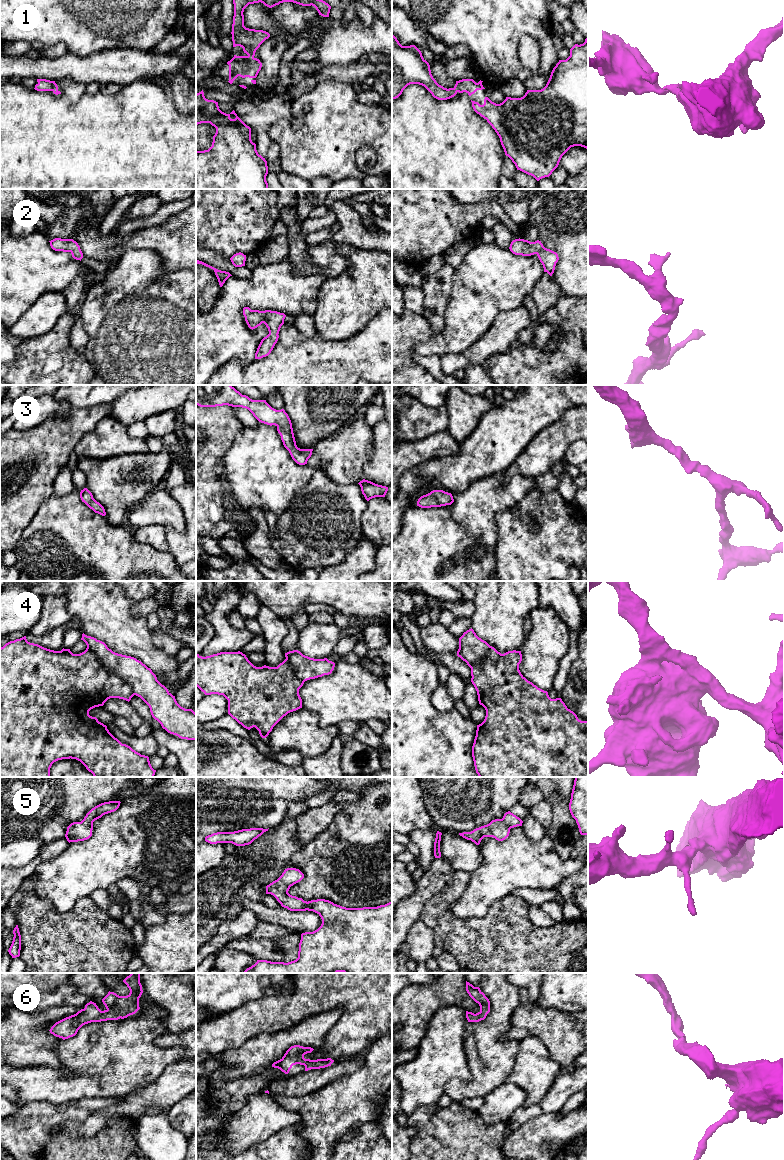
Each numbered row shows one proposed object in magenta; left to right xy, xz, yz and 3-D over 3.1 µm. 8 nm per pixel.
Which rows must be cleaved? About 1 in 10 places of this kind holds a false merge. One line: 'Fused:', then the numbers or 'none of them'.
Fused: none of them

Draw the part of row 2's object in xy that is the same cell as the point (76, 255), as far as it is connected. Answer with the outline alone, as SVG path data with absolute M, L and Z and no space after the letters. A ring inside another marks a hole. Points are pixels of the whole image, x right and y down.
M55 238L49 242L51 248L55 251L70 252L72 257L76 260L81 261L83 258L83 253L80 249L80 246L73 239Z

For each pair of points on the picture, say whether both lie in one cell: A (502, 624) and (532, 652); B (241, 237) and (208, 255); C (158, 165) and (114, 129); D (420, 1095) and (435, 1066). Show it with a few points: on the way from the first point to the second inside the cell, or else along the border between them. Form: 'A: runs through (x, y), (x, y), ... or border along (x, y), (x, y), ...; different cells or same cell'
A: border along (525, 636), (520, 650); different cells
B: border along (206, 248), (220, 256), (229, 258); different cells
C: runs through (147, 162), (125, 140); same cell
D: runs through (420, 1088), (422, 1080), (428, 1073); same cell

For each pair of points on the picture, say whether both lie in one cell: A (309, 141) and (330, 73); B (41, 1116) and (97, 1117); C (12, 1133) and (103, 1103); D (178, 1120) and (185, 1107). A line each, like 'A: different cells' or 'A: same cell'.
A: different cells
B: different cells
C: different cells
D: same cell

